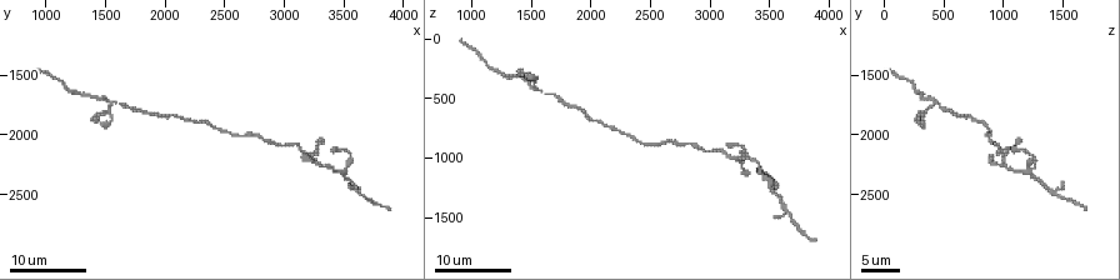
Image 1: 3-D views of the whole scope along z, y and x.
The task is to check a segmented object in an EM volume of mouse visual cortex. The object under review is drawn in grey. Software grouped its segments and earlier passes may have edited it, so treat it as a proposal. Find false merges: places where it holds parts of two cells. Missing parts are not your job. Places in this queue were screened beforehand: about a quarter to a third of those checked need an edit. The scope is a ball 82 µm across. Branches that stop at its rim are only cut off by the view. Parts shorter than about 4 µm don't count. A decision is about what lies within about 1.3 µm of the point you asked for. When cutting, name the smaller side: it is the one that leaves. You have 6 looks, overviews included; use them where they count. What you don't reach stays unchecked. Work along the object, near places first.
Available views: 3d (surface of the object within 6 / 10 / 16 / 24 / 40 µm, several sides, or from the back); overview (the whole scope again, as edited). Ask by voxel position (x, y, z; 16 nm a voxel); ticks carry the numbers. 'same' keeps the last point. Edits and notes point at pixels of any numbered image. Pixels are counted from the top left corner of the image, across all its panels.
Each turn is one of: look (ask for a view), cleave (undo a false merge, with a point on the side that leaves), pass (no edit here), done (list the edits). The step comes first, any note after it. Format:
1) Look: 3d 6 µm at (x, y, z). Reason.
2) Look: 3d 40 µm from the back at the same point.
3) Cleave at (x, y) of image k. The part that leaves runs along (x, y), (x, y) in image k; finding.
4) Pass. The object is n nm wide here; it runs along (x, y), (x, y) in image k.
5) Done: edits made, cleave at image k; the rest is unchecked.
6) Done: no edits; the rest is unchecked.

Look: 3d 24 µm at (2940, 2080, 920). Calibre changes.

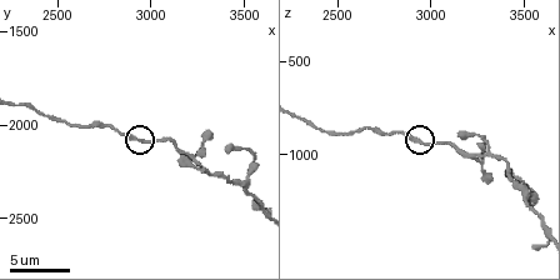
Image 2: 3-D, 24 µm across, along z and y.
Look: 3d 10 µm at (2960, 2080, 940).

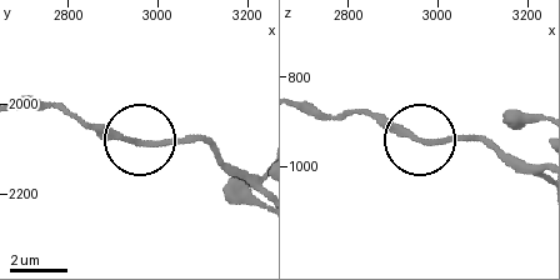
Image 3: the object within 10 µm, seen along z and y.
Pass. It runs along (306, 105), (379, 113), (429, 141), (490, 141) in image 3; one cell here.

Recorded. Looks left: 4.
Look: 3d 6 µm at (3520, 2300, 1220).

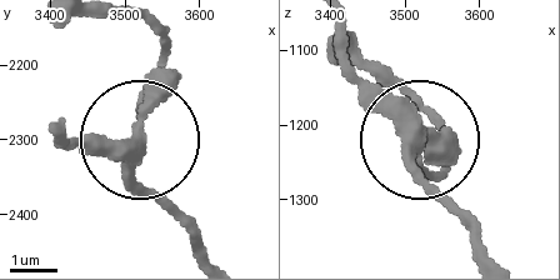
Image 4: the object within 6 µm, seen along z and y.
Pass. 3 arms meet here; it runs along (55, 134), (139, 134), (166, 34) in image 4; continuous, no second cell.

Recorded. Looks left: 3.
Look: 3d 24 µm at (1360, 1680, 300). Narrows sharply.

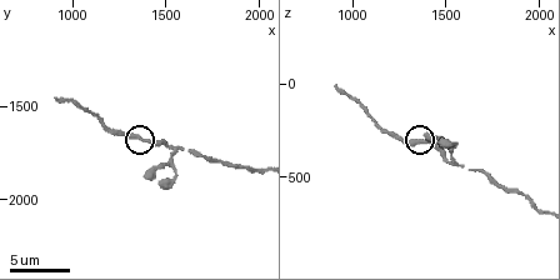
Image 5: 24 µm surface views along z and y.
Look: 3d 10 µm at (1380, 1660, 300).

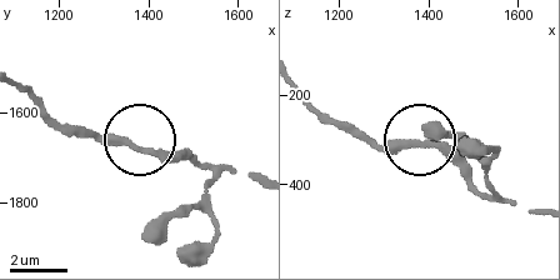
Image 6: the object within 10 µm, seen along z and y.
Pass. The object is 250 nm wide here; it runs along (534, 213), (491, 196), (426, 146), (350, 134) in image 6; continuous, no second cell.

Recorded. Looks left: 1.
Done: no edits; the rest is unchecked.

